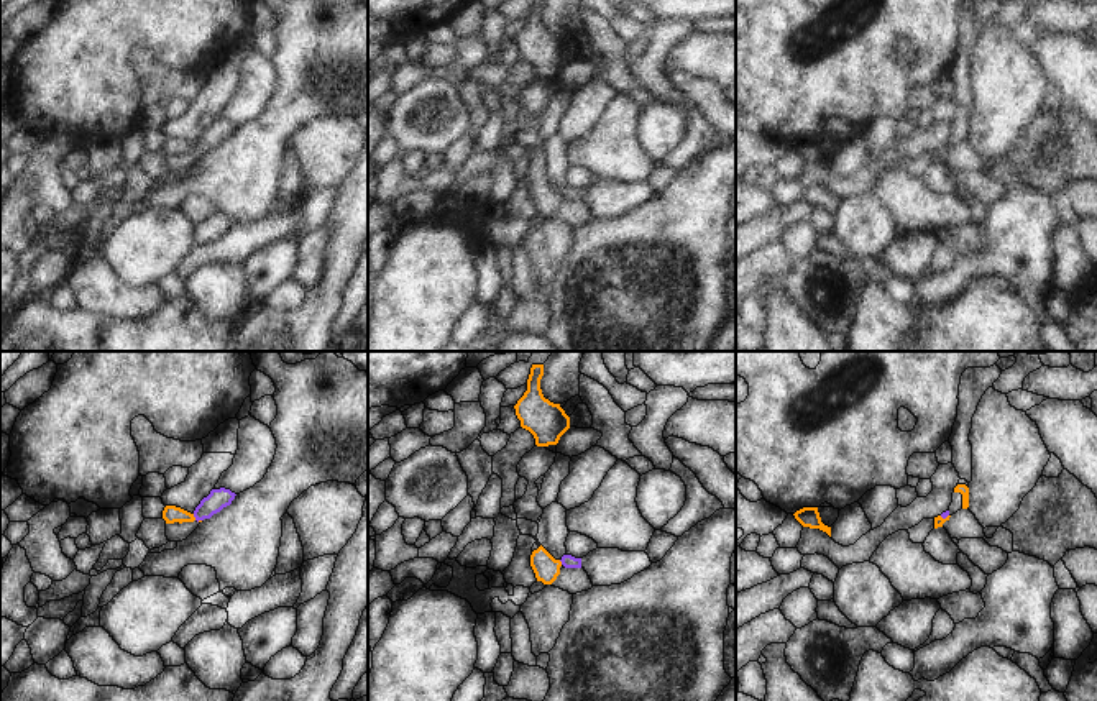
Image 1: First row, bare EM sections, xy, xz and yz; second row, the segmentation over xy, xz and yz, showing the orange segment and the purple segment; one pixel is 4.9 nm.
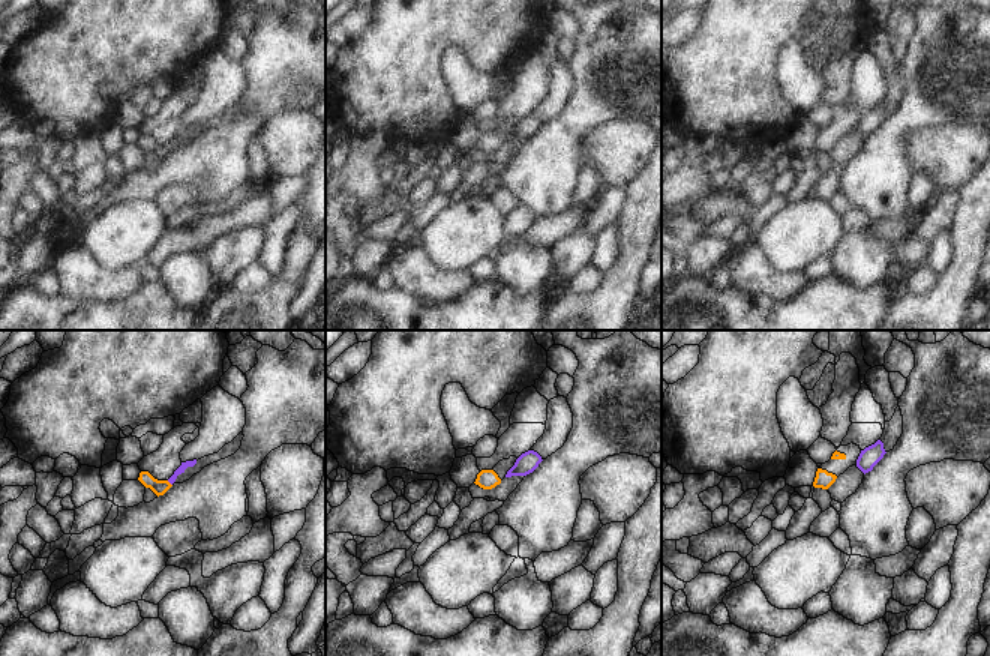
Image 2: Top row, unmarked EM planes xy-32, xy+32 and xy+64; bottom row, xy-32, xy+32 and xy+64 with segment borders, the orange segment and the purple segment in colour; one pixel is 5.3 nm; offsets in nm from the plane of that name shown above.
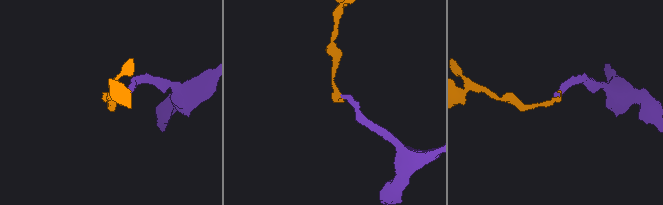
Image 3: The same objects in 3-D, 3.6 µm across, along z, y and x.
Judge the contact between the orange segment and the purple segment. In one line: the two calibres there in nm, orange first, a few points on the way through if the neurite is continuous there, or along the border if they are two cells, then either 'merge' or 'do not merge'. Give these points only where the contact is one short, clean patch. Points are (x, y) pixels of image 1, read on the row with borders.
calibres 90 and 100 nm; way xy (171, 514), (194, 519), (217, 499); merge

